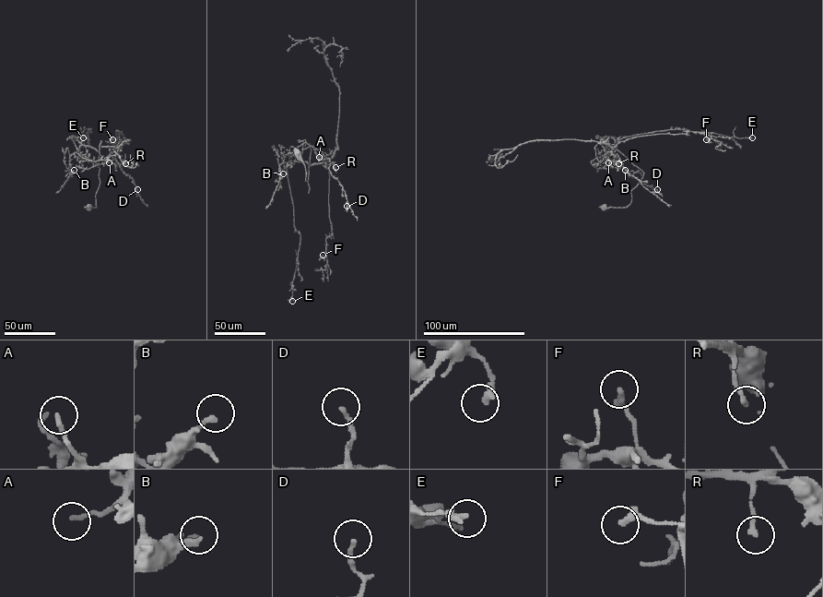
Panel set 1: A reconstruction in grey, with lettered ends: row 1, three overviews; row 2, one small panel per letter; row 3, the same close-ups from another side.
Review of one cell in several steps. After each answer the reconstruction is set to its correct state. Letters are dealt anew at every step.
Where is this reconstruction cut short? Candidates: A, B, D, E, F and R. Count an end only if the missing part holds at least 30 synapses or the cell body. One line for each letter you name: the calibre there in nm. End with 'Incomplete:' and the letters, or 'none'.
Incomplete: none

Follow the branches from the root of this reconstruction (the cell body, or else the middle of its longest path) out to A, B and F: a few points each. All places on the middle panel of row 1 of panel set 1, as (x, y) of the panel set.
A: (299, 153), (305, 167), (309, 193), (309, 166), (325, 161), (319, 157)
B: (299, 153), (305, 167), (309, 193), (309, 165), (306, 162), (283, 162), (279, 171), (280, 175), (283, 173)
F: (299, 153), (309, 193), (309, 165), (324, 163), (328, 168), (332, 233), (326, 240), (327, 260), (323, 255)

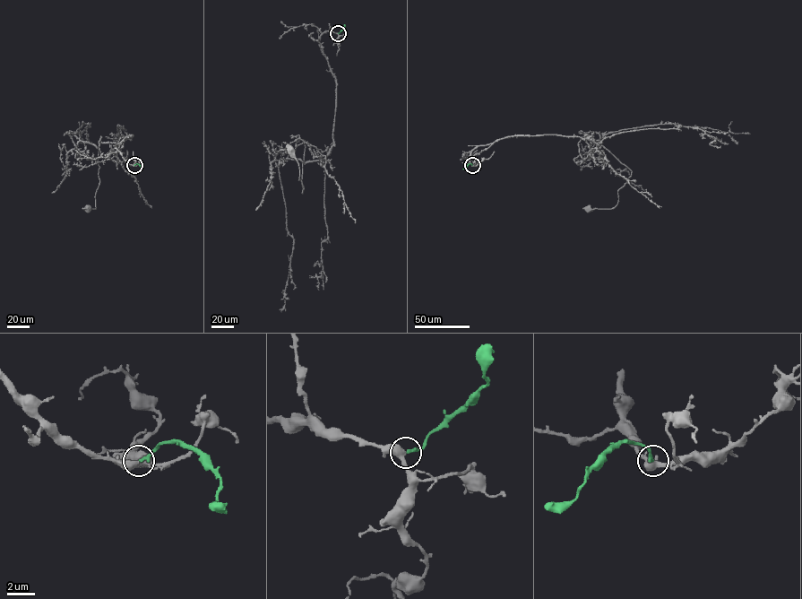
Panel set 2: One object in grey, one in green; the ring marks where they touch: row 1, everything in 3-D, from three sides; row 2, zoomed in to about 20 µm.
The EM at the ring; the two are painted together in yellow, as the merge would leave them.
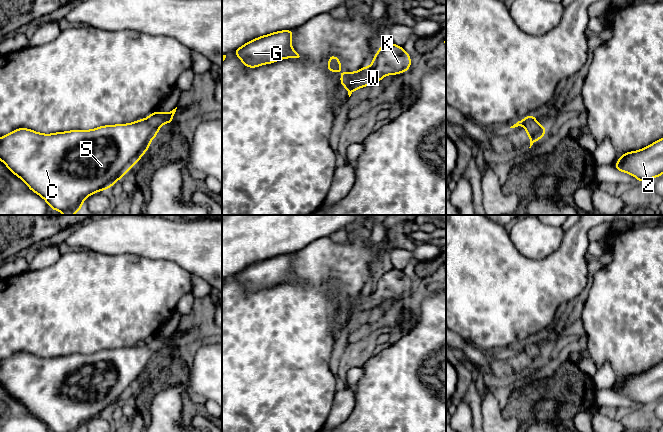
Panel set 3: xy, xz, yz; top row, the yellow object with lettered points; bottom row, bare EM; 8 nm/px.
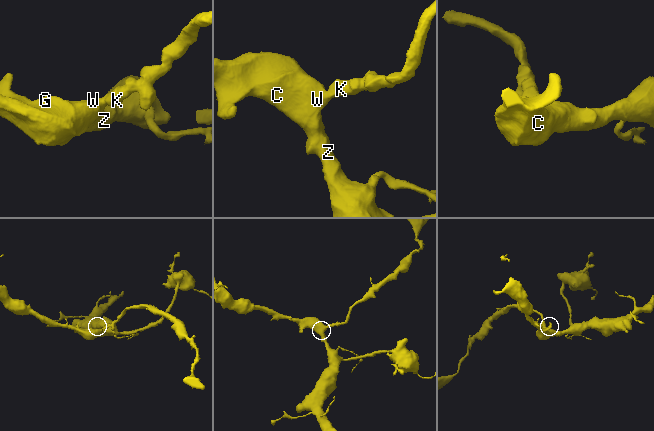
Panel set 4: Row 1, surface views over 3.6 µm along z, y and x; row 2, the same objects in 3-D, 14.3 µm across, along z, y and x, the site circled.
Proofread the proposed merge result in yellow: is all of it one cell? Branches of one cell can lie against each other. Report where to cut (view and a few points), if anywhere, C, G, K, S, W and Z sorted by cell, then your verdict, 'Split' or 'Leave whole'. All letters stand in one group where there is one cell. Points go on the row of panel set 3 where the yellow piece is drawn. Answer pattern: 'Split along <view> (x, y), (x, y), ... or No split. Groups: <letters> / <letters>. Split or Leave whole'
No split. Groups: C G K S W Z. Leave whole

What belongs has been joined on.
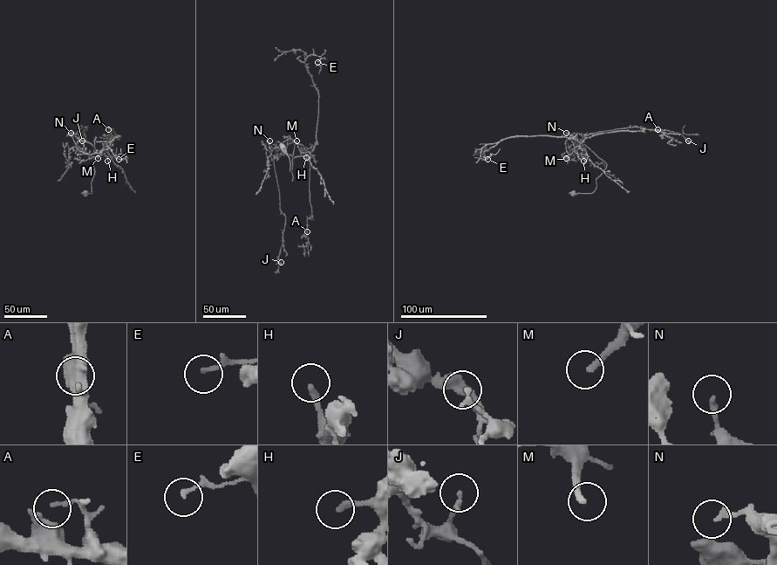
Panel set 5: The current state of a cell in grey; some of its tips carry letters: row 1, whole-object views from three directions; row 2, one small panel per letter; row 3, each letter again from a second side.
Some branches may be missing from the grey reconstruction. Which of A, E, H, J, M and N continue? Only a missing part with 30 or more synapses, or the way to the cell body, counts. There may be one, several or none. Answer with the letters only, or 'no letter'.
M

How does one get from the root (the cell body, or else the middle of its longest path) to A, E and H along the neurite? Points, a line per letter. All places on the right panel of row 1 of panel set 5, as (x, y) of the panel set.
A: (573, 192), (592, 193), (596, 179), (606, 166), (582, 141), (585, 139), (610, 132), (657, 129)
E: (573, 192), (592, 193), (606, 166), (583, 141), (513, 136), (486, 145), (480, 157), (487, 159)
H: (573, 192), (592, 193), (596, 179), (606, 167), (582, 141), (583, 161)

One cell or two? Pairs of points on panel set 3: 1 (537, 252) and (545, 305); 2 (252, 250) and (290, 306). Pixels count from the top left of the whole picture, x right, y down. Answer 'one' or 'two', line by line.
1: two
2: two

